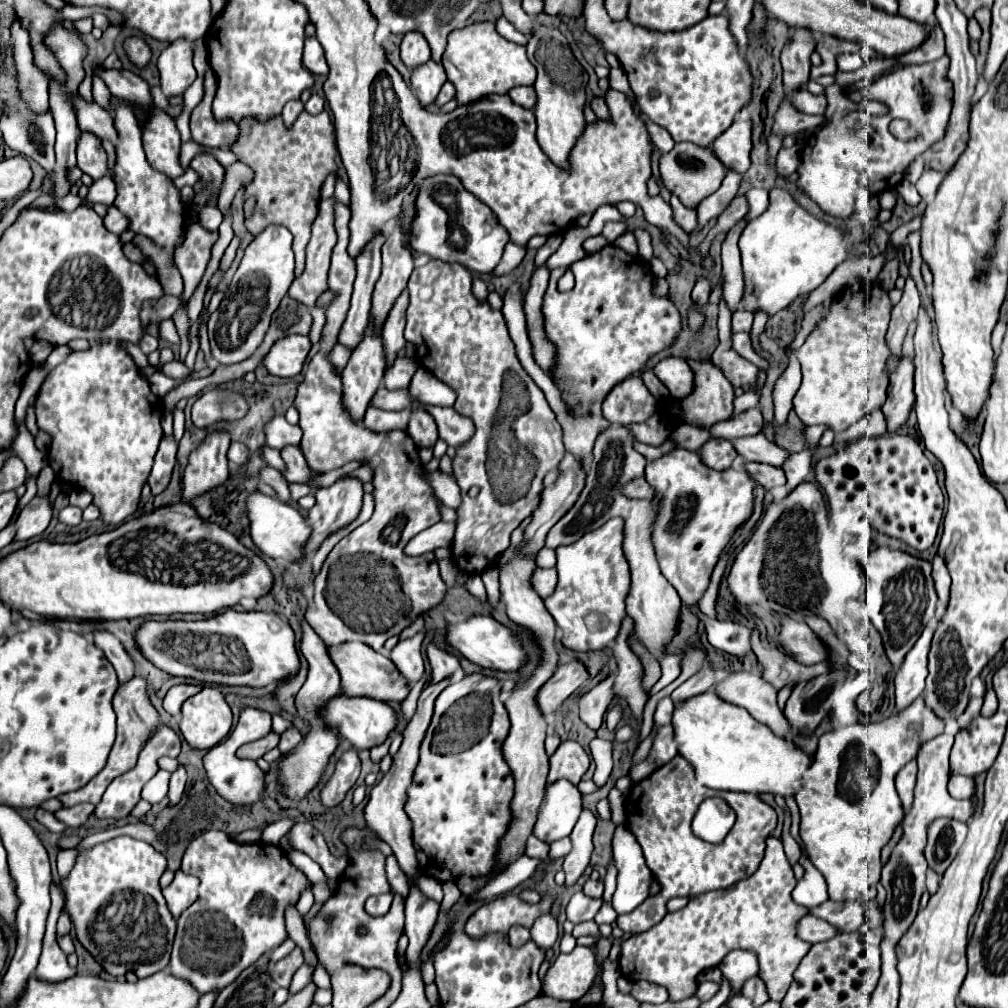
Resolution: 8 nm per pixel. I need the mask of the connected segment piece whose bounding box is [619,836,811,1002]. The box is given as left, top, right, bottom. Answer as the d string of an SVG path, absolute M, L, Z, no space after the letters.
M769 836L765 858L757 872L739 884L725 890L705 892L689 900L689 904L677 912L669 912L663 918L663 936L643 934L621 942L621 976L635 982L647 980L663 986L669 992L671 1002L693 996L697 988L697 976L717 966L731 950L751 950L757 956L759 972L769 1000L781 1000L793 980L801 958L809 952L811 944L803 942L795 934L797 920L805 914L805 908L795 904L791 890L797 880L791 864L785 858L779 838Z

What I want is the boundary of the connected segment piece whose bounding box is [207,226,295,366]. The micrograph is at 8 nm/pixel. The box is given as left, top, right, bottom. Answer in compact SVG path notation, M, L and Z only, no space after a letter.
M267 226L247 248L245 256L233 276L225 298L209 316L209 342L213 358L223 364L237 364L247 360L263 342L267 328L271 324L273 312L279 308L281 298L287 294L289 284L293 282L293 236L283 226Z

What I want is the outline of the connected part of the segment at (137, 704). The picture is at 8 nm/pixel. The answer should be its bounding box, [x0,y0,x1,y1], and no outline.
[57,676,161,808]

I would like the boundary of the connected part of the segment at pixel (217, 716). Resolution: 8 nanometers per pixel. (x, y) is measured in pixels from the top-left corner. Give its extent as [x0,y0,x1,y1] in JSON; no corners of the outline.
[179,688,233,750]

